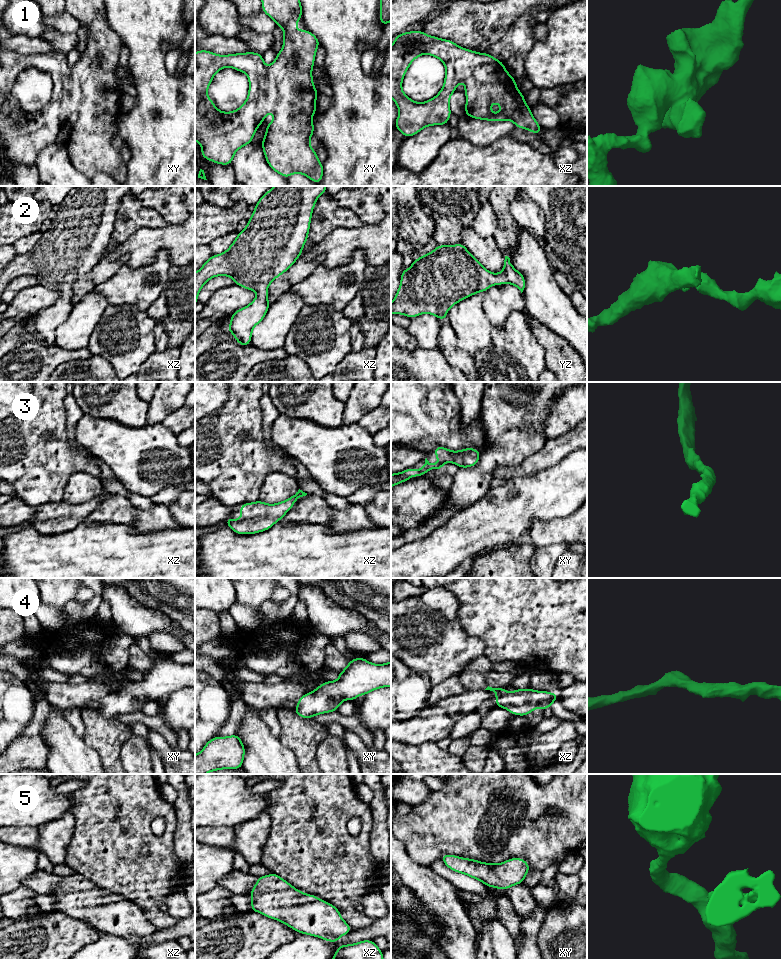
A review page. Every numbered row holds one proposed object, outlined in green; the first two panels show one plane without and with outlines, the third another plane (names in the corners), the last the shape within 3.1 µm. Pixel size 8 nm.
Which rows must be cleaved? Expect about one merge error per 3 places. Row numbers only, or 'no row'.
no row

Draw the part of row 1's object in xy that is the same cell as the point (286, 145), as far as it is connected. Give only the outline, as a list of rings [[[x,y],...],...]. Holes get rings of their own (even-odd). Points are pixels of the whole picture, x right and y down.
[[[261,0],[262,1],[262,11],[268,15],[271,19],[273,19],[276,23],[276,26],[281,26],[284,32],[284,39],[283,39],[283,47],[280,52],[277,53],[276,59],[272,62],[272,64],[267,68],[263,56],[260,53],[255,52],[246,52],[246,53],[237,53],[237,54],[229,54],[229,55],[218,55],[211,51],[207,50],[198,50],[195,53],[195,140],[201,145],[201,157],[210,160],[214,163],[221,164],[221,165],[231,165],[233,157],[236,151],[245,145],[253,142],[253,136],[258,129],[259,125],[264,121],[264,117],[272,112],[275,115],[273,121],[266,126],[266,134],[262,140],[262,149],[265,155],[265,159],[268,165],[273,169],[275,172],[279,173],[281,176],[287,178],[295,173],[303,174],[307,176],[311,181],[318,184],[321,182],[323,177],[323,165],[318,159],[316,155],[316,151],[310,147],[310,137],[314,134],[314,123],[312,122],[311,118],[315,115],[316,112],[316,98],[318,96],[318,91],[314,87],[314,82],[312,78],[312,68],[314,66],[316,50],[320,45],[318,38],[312,34],[309,30],[296,30],[296,23],[301,20],[302,16],[302,5],[300,0]],[[225,67],[231,67],[237,71],[244,72],[248,76],[248,81],[250,84],[248,90],[248,97],[247,100],[235,111],[231,112],[222,112],[218,110],[213,103],[213,101],[207,95],[207,90],[211,81],[215,74]]]

